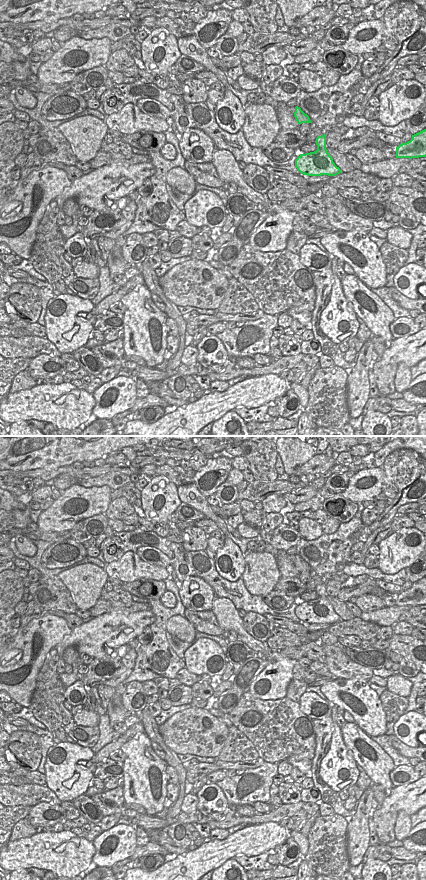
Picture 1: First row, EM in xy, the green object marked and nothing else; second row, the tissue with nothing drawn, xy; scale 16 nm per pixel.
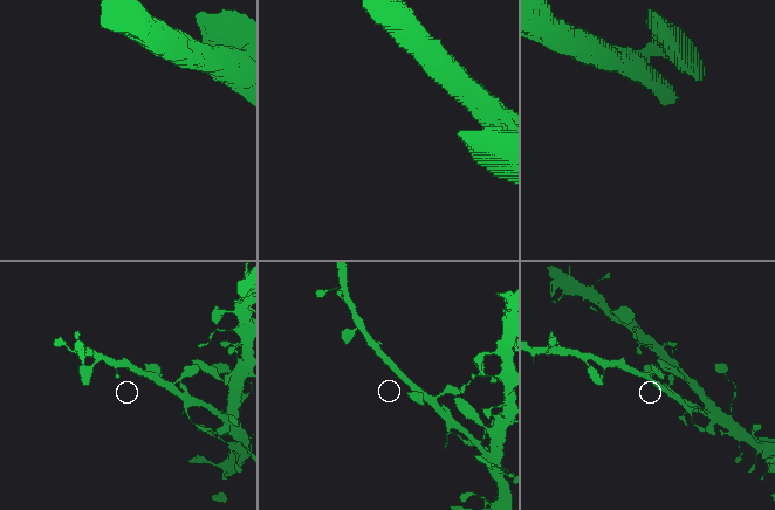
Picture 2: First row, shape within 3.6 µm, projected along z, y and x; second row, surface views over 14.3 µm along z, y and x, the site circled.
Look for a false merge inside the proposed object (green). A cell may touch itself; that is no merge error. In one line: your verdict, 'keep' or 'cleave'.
keep

